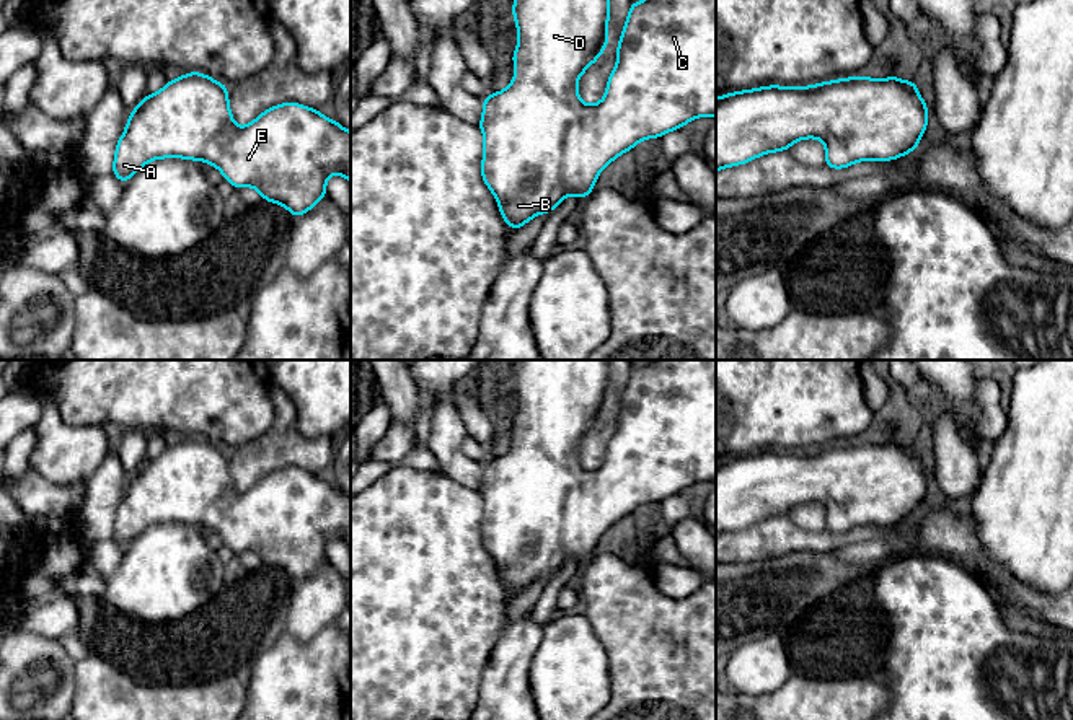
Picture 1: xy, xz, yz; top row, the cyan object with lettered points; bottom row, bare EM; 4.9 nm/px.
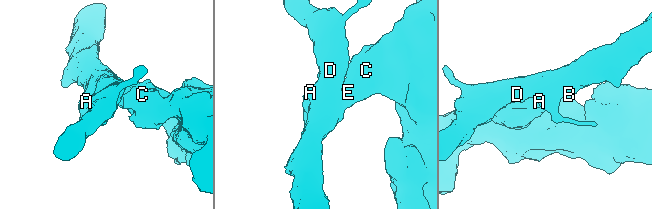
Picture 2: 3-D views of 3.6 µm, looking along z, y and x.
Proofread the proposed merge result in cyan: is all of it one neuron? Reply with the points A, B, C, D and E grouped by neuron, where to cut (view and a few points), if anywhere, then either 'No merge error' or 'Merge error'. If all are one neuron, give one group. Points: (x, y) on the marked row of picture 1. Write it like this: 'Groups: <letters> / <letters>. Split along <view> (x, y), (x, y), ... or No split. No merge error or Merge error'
Groups: A B C D E. No split. No merge error

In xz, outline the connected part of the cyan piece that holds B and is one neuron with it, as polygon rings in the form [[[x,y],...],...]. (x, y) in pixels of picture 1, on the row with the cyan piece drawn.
[[[514,0],[517,67],[510,85],[483,99],[478,124],[484,137],[481,178],[499,204],[506,226],[522,228],[540,213],[551,213],[566,195],[585,199],[602,169],[646,138],[660,138],[701,116],[716,117],[716,0],[639,0],[629,13],[616,49],[616,67],[600,103],[585,104],[577,94],[581,75],[608,44],[610,0]]]

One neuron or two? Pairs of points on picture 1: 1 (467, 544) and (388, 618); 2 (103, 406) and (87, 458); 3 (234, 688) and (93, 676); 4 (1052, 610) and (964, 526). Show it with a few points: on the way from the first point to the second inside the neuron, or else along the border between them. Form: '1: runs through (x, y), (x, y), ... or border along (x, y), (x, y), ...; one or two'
1: runs through (447, 564), (408, 603); one
2: border along (61, 414), (72, 424), (100, 424), (103, 427); two
3: runs through (199, 702), (128, 702); one
4: runs through (1026, 597), (1011, 590), (974, 553); one

